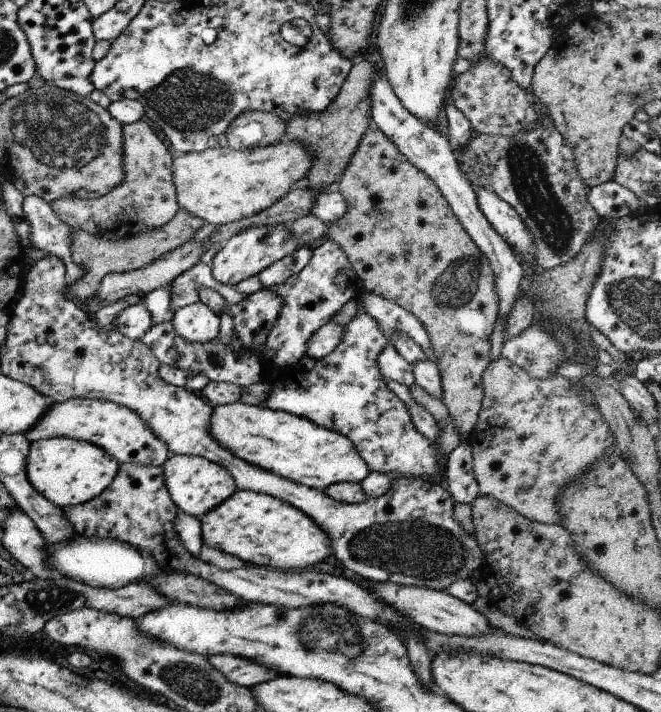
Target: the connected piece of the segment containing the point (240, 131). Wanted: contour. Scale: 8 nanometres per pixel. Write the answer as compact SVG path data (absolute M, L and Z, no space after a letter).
M248 111L237 115L225 135L231 149L254 150L278 144L284 139L286 127L276 113Z

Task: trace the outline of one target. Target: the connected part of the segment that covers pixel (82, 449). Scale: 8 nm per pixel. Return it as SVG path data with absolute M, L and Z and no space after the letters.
M68 437L31 442L25 464L30 484L61 509L85 504L97 497L117 475L119 466L102 447Z

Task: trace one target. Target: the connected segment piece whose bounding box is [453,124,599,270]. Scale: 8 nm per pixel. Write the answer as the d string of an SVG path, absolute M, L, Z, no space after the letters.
M528 124L526 131L519 131L511 137L476 132L467 145L459 151L453 150L453 155L473 188L482 187L492 191L518 212L533 234L537 246L537 264L541 270L550 270L570 262L593 235L599 223L599 214L588 202L588 189L579 177L573 150L556 129Z

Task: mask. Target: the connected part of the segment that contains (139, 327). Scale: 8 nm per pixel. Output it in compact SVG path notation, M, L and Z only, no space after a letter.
M143 302L127 306L116 315L115 326L130 340L138 341L152 325L152 316Z

